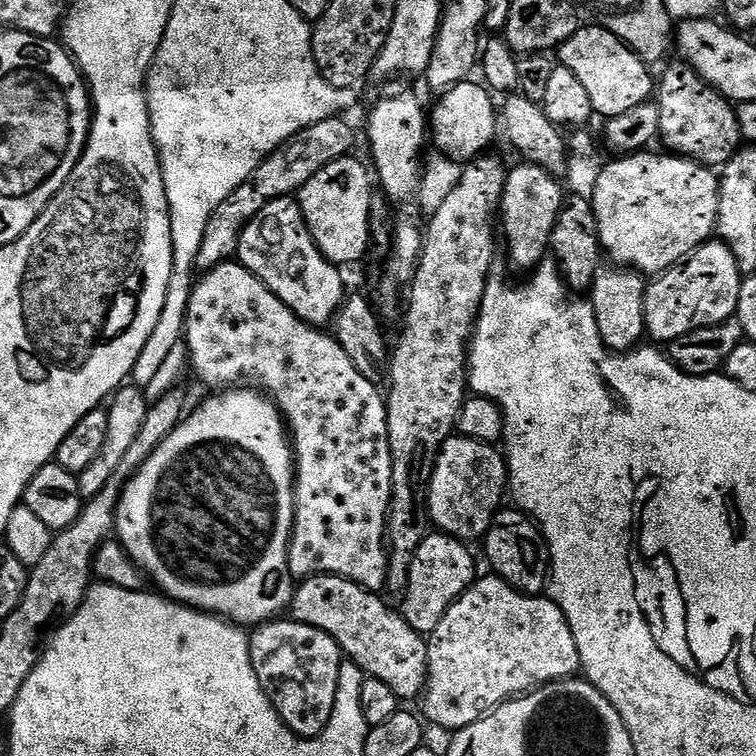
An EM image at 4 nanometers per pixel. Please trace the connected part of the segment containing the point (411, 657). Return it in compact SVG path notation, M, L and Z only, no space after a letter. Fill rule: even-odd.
M310 576L303 579L301 583L297 585L297 588L293 591L292 603L290 605L290 614L293 619L303 622L306 626L314 626L318 630L322 630L326 634L330 634L330 638L334 638L334 642L338 642L341 653L351 663L357 664L361 670L364 671L365 676L373 676L379 678L381 682L386 682L386 686L390 686L390 690L394 690L394 694L401 700L401 702L408 702L421 695L424 690L424 683L428 681L428 642L427 639L421 633L414 630L414 626L410 626L410 622L406 622L406 618L399 611L396 612L387 604L386 601L380 597L375 591L358 586L354 582L350 582L346 578L341 576Z

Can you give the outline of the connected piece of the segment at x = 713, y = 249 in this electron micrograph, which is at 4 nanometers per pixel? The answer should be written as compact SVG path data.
M713 238L701 244L685 260L681 260L672 268L667 268L653 280L656 281L653 284L651 281L644 290L644 330L649 337L653 336L656 340L671 342L682 338L682 334L690 334L690 330L709 328L731 320L736 315L742 273L734 254L719 238Z

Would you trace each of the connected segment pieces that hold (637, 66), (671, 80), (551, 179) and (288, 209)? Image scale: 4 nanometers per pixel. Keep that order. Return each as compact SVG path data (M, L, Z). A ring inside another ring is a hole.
M581 26L566 43L560 45L558 60L563 67L569 68L576 75L578 82L582 82L597 117L611 118L626 114L626 110L649 103L653 99L653 69L645 64L637 52L631 52L609 28Z
M675 63L658 80L659 139L664 140L669 153L687 156L699 164L723 166L736 155L742 144L736 108L726 97L714 91L690 65Z
M520 162L516 169L513 167L508 173L498 209L498 224L504 227L509 262L523 274L531 273L549 255L554 222L566 199L566 191L560 183L557 177L539 164Z
M283 196L267 204L242 230L236 251L238 262L279 298L300 320L313 326L328 326L346 299L344 276L314 242L304 221L299 199Z

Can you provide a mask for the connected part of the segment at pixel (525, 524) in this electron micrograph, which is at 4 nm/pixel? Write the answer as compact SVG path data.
M501 510L496 513L488 535L483 537L484 556L495 575L502 577L512 588L525 592L528 596L541 595L548 587L550 557L548 544L540 525L531 516L519 511Z

